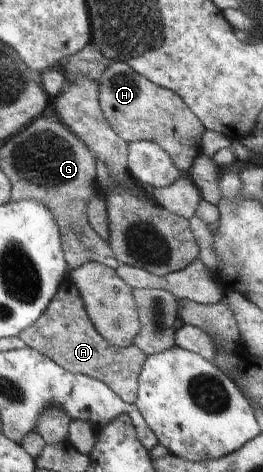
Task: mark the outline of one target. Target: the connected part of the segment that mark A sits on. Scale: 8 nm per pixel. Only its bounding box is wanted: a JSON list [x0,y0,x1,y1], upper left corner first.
[18,276,148,404]

